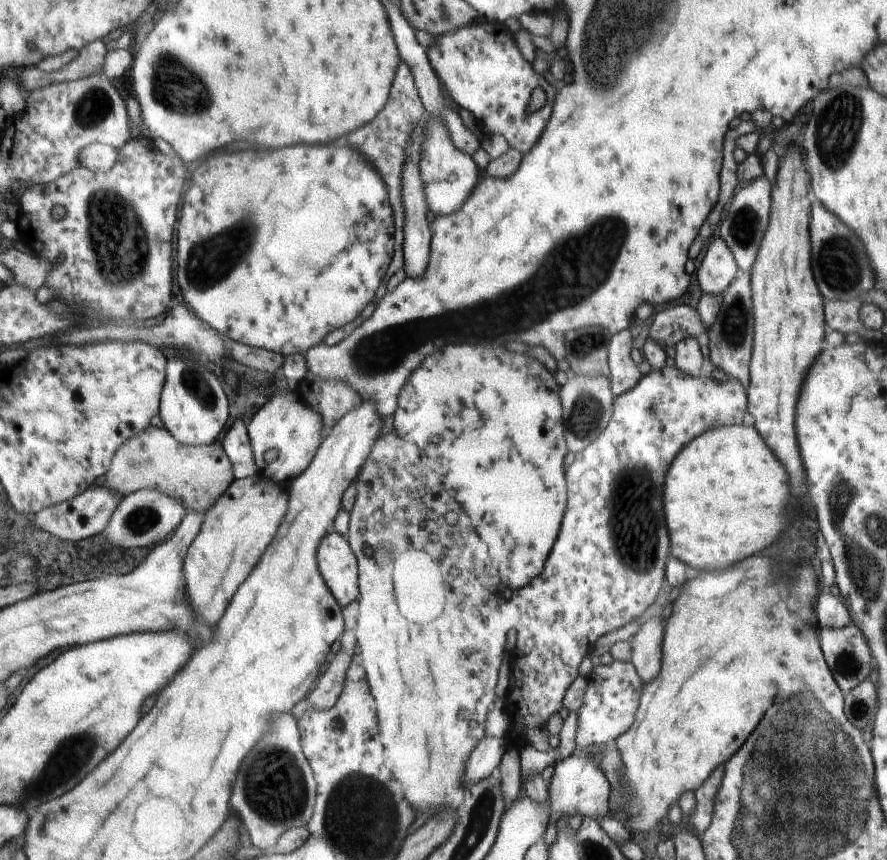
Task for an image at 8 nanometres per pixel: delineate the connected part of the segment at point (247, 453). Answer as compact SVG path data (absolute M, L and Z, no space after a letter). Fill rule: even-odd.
M237 420L222 443L235 466L238 479L250 478L257 473L254 455L252 454L251 437L247 431L247 422Z

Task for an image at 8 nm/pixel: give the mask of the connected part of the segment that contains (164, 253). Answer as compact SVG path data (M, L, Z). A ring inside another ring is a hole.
M149 137L136 138L120 148L120 160L118 164L105 173L97 173L89 168L80 167L72 170L72 173L66 174L50 184L36 184L36 186L28 187L25 194L21 197L23 204L23 216L18 222L20 233L24 236L26 243L32 248L34 254L42 254L44 258L58 261L54 272L50 274L46 287L50 288L55 296L62 304L68 304L70 308L74 308L76 314L84 314L82 306L86 308L86 316L92 320L104 320L104 318L118 318L118 320L148 320L154 316L160 316L164 312L168 312L168 308L172 306L174 300L174 236L176 234L176 224L178 224L178 214L181 214L180 202L185 198L184 186L186 186L186 178L188 178L188 168L184 164L186 160L180 154L163 154L156 146L154 139ZM56 204L66 208L66 216L61 221L54 218L54 206Z

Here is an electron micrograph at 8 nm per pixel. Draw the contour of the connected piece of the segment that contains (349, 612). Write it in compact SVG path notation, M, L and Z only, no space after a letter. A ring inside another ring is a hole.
M358 600L345 606L343 613L346 615L346 628L343 636L340 637L341 648L335 654L328 669L321 674L318 686L290 710L290 714L295 719L300 716L306 717L309 711L315 709L330 710L344 690L346 673L356 652L354 626L356 626L356 614L358 614Z

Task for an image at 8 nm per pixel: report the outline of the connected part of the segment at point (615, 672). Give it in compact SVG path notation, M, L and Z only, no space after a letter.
M614 660L611 664L598 664L585 676L587 692L584 693L584 706L577 714L576 752L590 750L590 746L600 746L622 737L635 722L639 701L643 694L643 679L632 661Z

